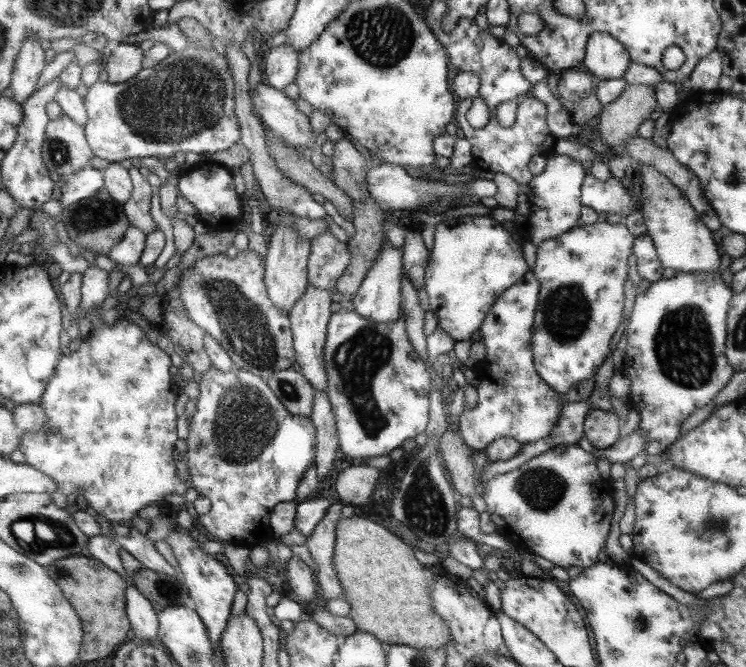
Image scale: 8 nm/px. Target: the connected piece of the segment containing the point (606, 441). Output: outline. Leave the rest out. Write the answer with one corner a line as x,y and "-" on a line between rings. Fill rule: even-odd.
590,409
585,418
585,436
596,449
612,447
622,436
618,415
614,411

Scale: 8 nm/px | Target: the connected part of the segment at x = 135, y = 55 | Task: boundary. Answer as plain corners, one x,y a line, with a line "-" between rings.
121,42
111,53
106,64
108,82
119,84
134,79
143,69
142,50
132,43

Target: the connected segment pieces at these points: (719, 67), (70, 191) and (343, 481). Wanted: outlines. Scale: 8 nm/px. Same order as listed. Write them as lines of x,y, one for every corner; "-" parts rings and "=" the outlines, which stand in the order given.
714,50
692,72
689,77
692,92
717,93
718,82
722,78
723,65
720,51
=
94,167
83,168
73,175
65,177
66,185
62,187
60,196
61,209
66,209
70,204
94,196
104,186
104,176
101,170
=
360,464
350,466
339,474
336,480
336,494
344,504
354,505
357,509
370,501
370,496
380,480
379,468

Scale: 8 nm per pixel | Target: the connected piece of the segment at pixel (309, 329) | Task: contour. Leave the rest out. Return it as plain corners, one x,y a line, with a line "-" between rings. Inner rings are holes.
308,285
306,294
302,295
302,299
298,299
298,303
294,304
289,314
293,331
293,348
296,350
297,362
313,388
321,391
326,390
326,387
328,387
328,374
326,374
324,355
329,320
333,314
332,310
330,310
332,295
333,291
326,291
326,289
318,289
314,285

